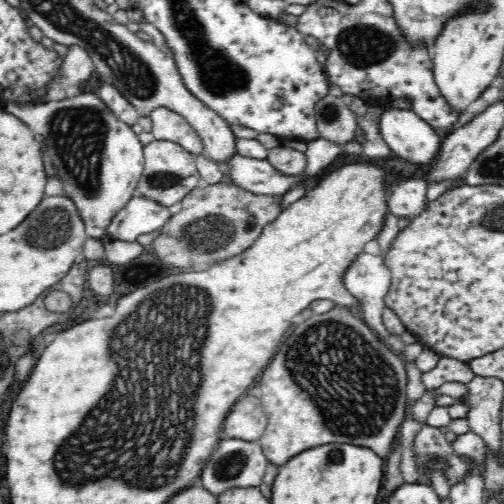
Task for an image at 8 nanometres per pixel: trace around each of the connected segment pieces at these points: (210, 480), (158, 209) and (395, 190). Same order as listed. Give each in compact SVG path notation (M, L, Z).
M231 438L218 441L217 447L210 455L206 468L202 470L202 476L198 478L198 484L203 486L214 497L218 497L228 488L248 488L248 486L260 486L262 478L268 466L269 460L266 458L261 445L256 442L248 442L239 438Z
M132 197L126 203L126 206L118 211L118 214L108 225L106 237L132 242L135 241L140 234L158 231L170 220L171 216L172 214L167 206L162 206L160 203L146 197Z
M402 178L390 186L387 207L396 218L412 220L429 205L426 191L428 183L422 179Z

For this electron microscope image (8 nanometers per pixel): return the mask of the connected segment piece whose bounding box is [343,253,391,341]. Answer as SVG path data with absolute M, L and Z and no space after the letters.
M360 254L345 272L343 281L348 293L364 307L363 320L383 341L388 331L382 323L382 310L386 307L384 297L391 285L391 272L383 255Z

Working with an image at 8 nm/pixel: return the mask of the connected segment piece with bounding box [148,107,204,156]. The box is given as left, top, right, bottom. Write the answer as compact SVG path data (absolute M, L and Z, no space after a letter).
M166 107L155 108L151 115L151 128L148 128L158 140L176 142L192 155L200 155L204 150L202 139L180 114Z

